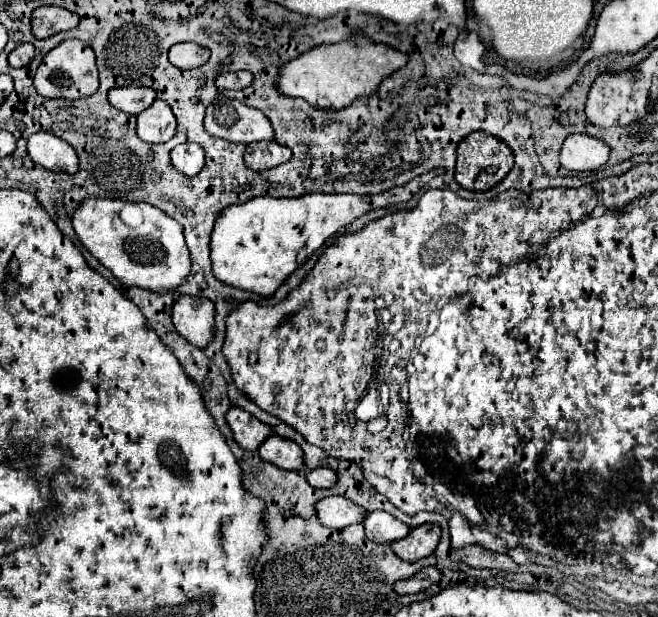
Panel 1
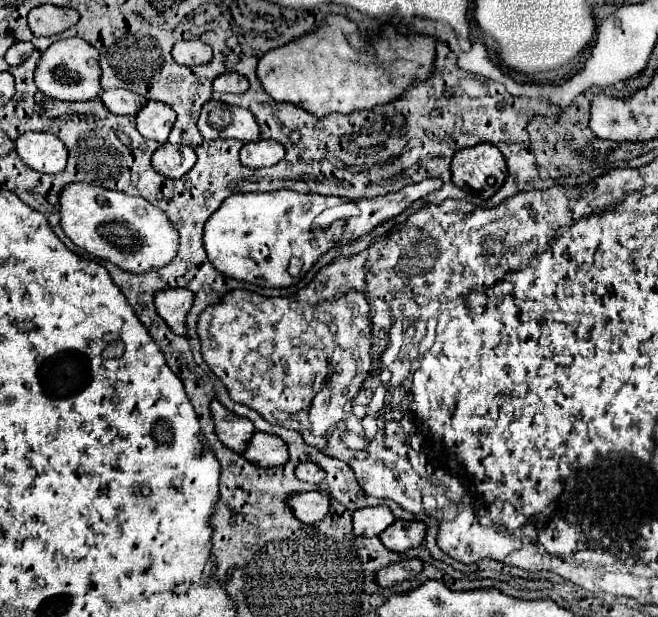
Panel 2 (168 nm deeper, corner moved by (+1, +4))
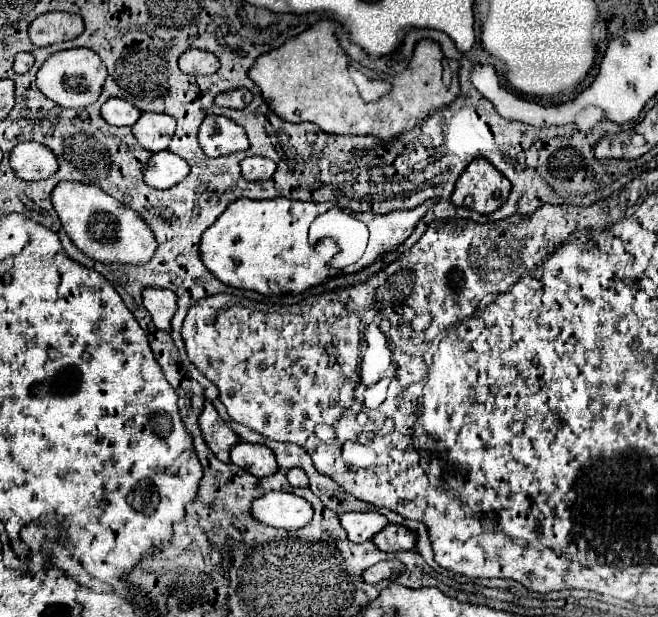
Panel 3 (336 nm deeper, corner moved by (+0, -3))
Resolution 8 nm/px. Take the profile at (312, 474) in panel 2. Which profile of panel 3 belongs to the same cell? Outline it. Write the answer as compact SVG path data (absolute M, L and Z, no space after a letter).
M291 468L287 472L287 480L289 480L291 486L301 486L301 488L309 486L309 478L305 476L305 472L301 468Z

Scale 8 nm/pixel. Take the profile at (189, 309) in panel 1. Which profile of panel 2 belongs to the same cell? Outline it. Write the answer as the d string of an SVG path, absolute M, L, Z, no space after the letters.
M182 287L174 289L160 289L154 293L154 307L158 315L166 321L166 325L176 333L176 335L186 335L186 325L184 317L188 309L192 307L194 293Z

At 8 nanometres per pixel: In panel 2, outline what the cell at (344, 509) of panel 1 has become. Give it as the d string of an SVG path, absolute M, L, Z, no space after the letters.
M304 491L304 493L292 493L288 495L288 507L292 509L294 517L302 523L318 523L330 507L330 501L326 495L318 491Z

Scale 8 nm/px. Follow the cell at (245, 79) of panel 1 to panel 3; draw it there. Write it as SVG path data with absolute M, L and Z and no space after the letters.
M237 88L237 90L227 90L215 96L215 104L227 106L227 108L245 108L253 100L253 94L247 88Z

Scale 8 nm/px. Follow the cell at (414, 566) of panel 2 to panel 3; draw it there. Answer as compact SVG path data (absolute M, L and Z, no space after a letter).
M379 562L379 564L371 566L371 568L363 574L363 580L365 580L367 584L375 586L375 584L379 584L381 580L395 578L395 576L401 574L401 572L405 572L405 568L403 568L403 564L399 564L399 562Z

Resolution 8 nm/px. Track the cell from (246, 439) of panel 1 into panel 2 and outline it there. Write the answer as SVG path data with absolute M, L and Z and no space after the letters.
M216 399L210 403L210 413L218 439L234 453L242 453L242 449L246 449L246 443L254 433L252 421L236 417L228 409L224 409L224 405L220 405L220 401Z

